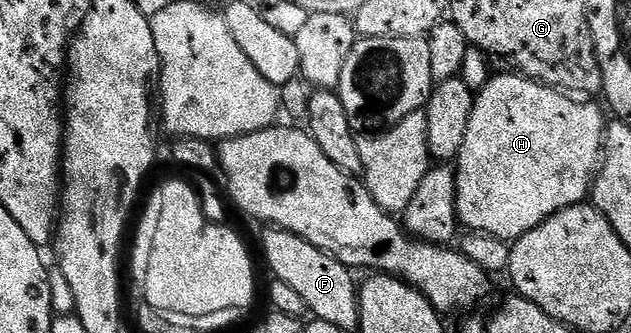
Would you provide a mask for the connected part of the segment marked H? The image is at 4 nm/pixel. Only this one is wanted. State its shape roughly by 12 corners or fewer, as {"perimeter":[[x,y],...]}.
{"perimeter":[[516,73],[476,92],[458,220],[512,241],[590,198],[607,119]]}

